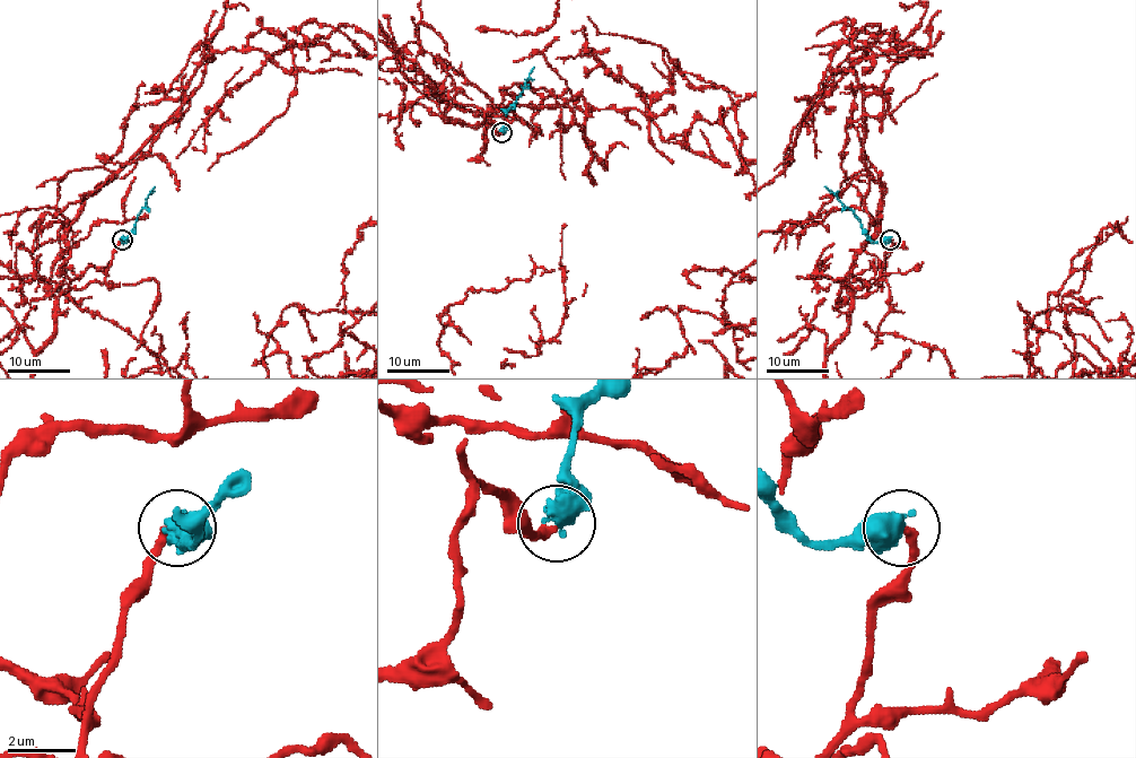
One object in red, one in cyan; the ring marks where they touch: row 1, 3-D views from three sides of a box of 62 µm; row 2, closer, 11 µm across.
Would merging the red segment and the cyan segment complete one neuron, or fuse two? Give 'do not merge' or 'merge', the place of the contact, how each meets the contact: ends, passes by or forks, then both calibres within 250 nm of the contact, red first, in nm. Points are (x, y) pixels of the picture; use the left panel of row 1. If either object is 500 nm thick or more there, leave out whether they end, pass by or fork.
do not merge | (122, 240) | 260/700 nm

